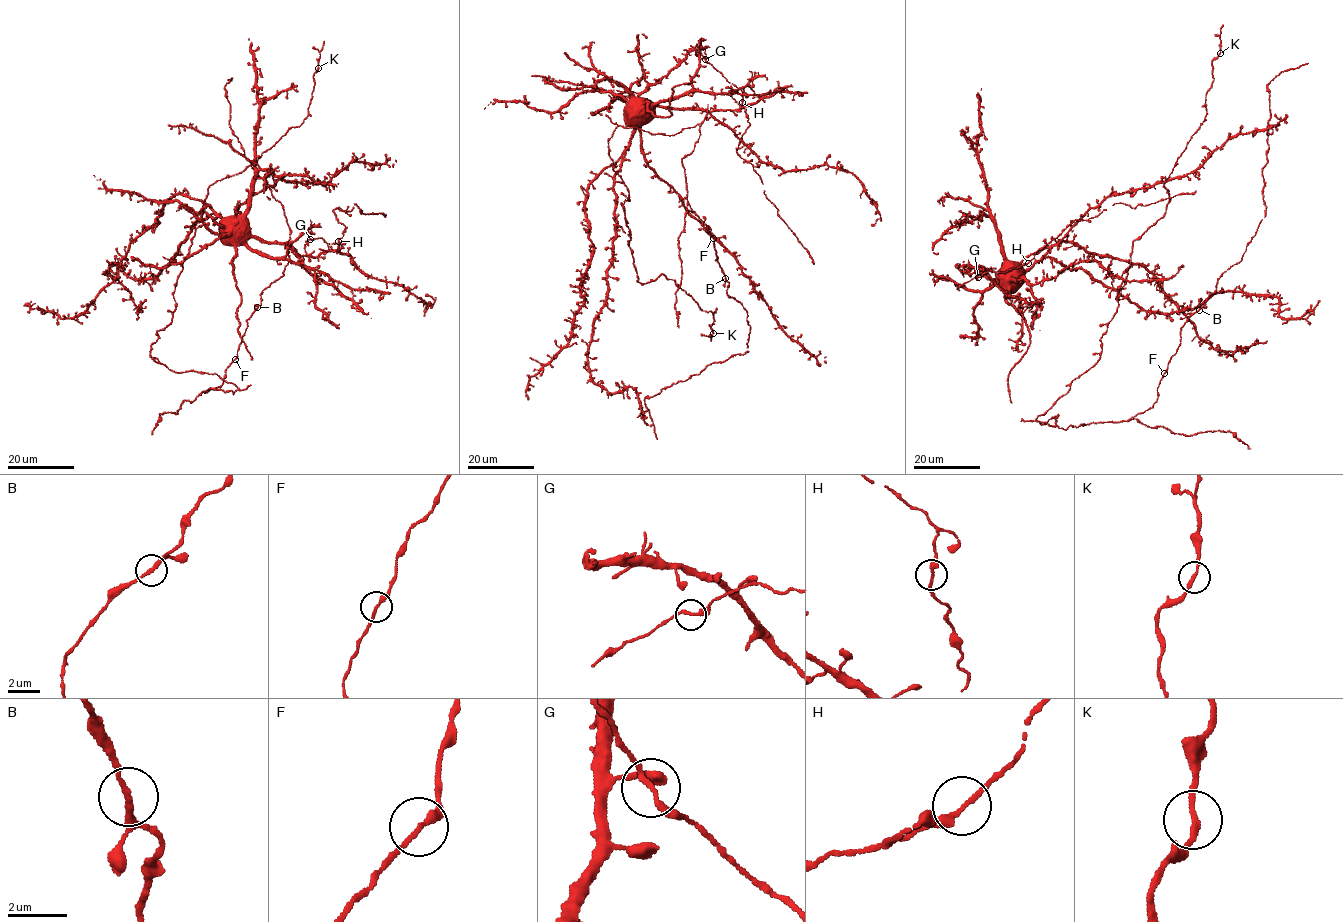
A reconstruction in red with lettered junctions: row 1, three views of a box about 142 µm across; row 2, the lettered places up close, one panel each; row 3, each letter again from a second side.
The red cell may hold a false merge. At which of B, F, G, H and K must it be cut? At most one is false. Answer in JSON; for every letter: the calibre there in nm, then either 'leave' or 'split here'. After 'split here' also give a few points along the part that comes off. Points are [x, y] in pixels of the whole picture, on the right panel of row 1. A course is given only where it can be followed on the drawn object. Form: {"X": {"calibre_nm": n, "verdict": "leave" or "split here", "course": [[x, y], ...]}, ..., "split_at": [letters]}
{"B": {"calibre_nm": 220, "verdict": "leave"}, "F": {"calibre_nm": 200, "verdict": "leave"}, "G": {"calibre_nm": 190, "verdict": "leave"}, "H": {"calibre_nm": 240, "verdict": "leave"}, "K": {"calibre_nm": 200, "verdict": "leave"}, "split_at": []}

